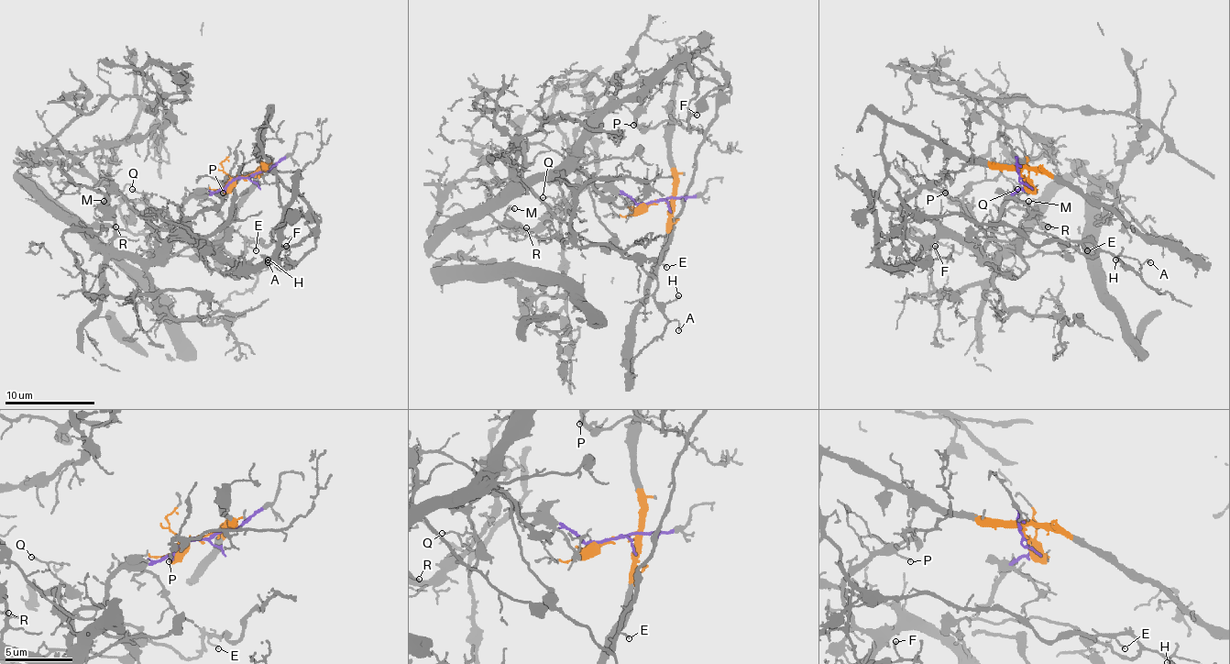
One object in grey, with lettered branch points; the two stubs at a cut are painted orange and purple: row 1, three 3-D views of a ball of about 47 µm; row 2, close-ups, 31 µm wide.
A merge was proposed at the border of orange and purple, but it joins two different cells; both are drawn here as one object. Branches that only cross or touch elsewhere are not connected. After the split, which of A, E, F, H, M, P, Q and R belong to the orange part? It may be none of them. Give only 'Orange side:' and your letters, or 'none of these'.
Orange side: A, E, H

